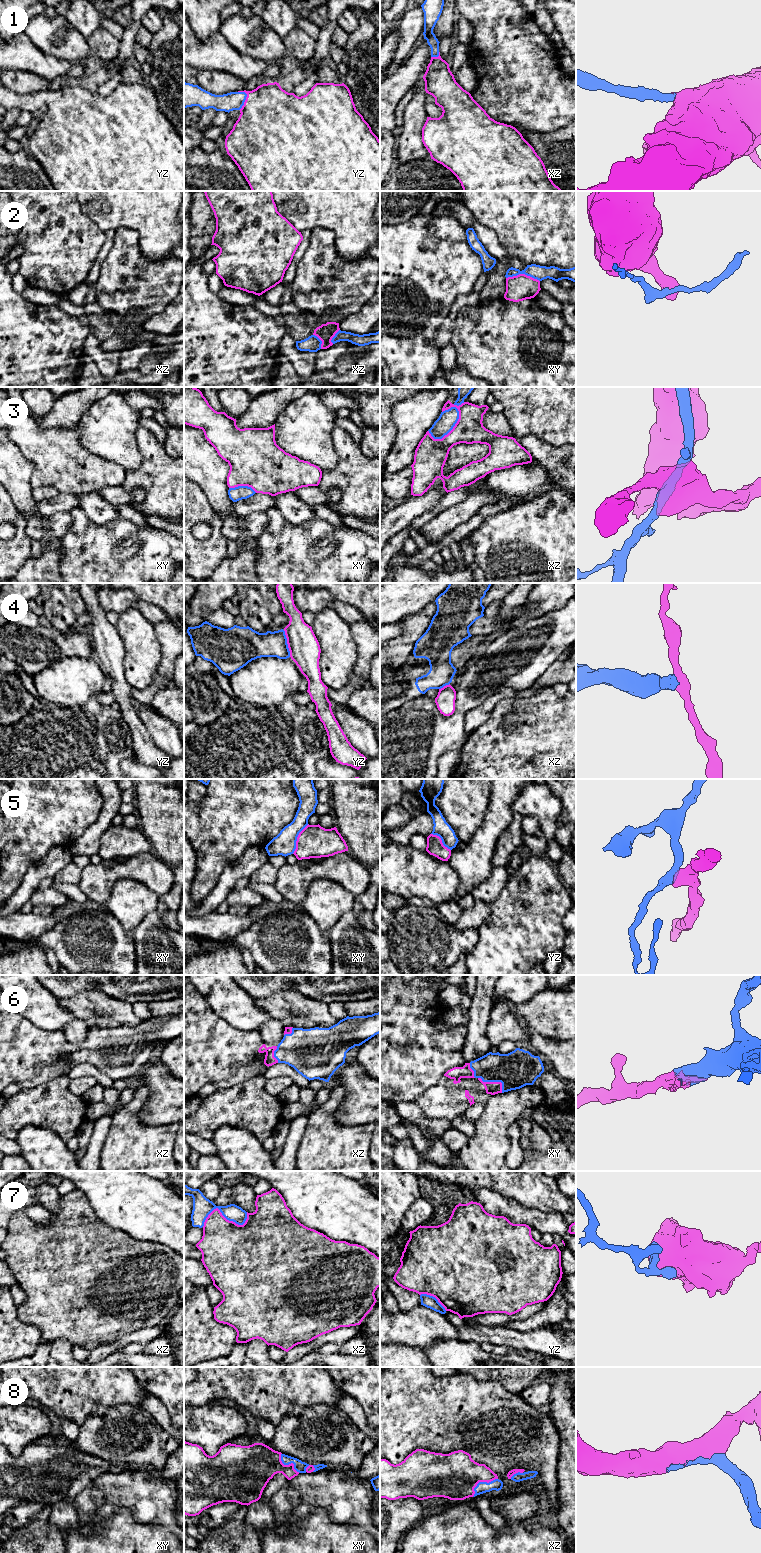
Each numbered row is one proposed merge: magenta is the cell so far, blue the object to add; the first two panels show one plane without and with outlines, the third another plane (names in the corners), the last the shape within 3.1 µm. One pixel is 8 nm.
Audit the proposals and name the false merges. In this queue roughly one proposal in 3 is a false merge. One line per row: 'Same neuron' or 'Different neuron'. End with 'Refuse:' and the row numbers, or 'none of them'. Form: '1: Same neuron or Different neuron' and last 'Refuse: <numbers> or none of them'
1: Same neuron
2: Different neuron
3: Different neuron
4: Different neuron
5: Different neuron
6: Same neuron
7: Different neuron
8: Same neuron
Refuse: 2, 3, 4, 5, 7

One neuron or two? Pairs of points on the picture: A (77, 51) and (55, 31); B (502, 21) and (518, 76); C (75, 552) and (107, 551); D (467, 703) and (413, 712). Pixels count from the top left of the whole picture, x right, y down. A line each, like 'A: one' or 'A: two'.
A: one
B: one
C: one
D: one

